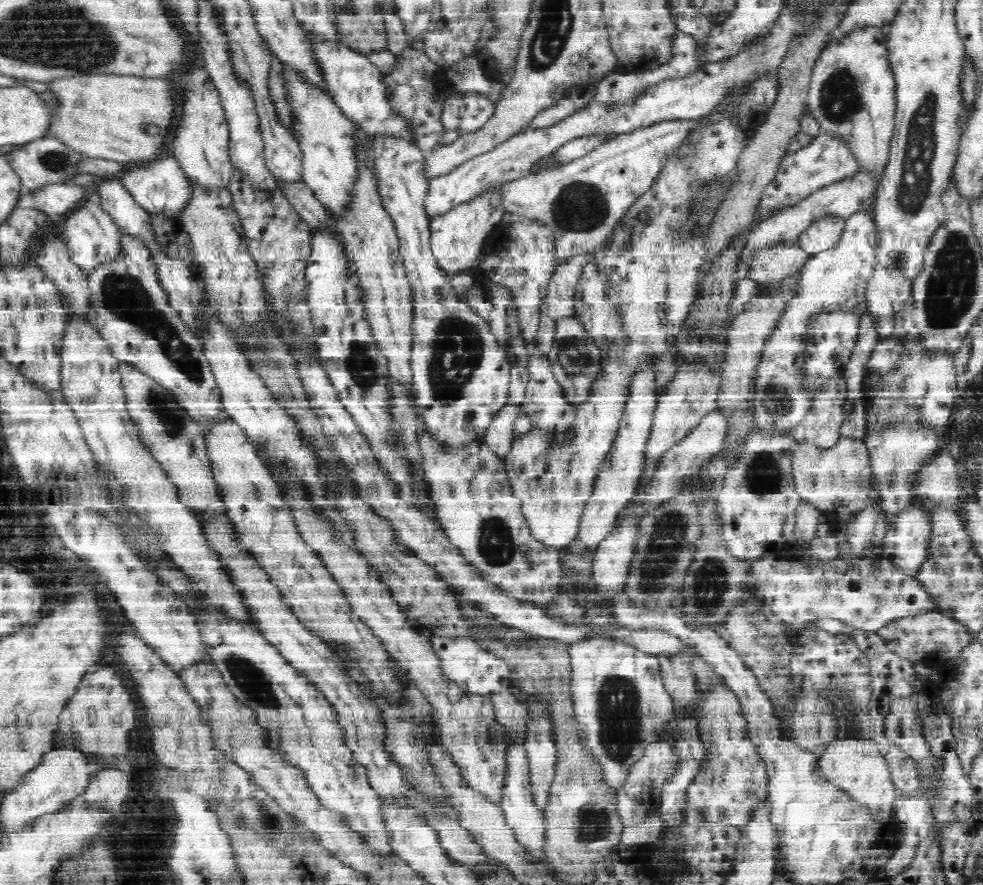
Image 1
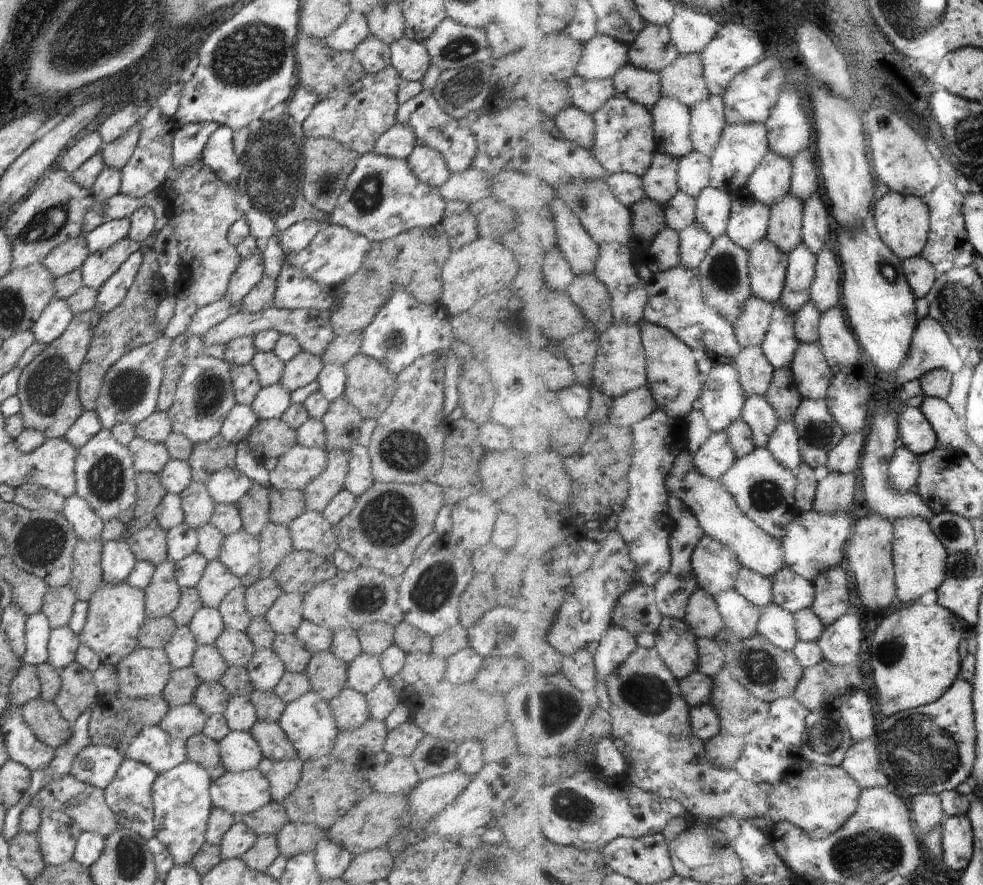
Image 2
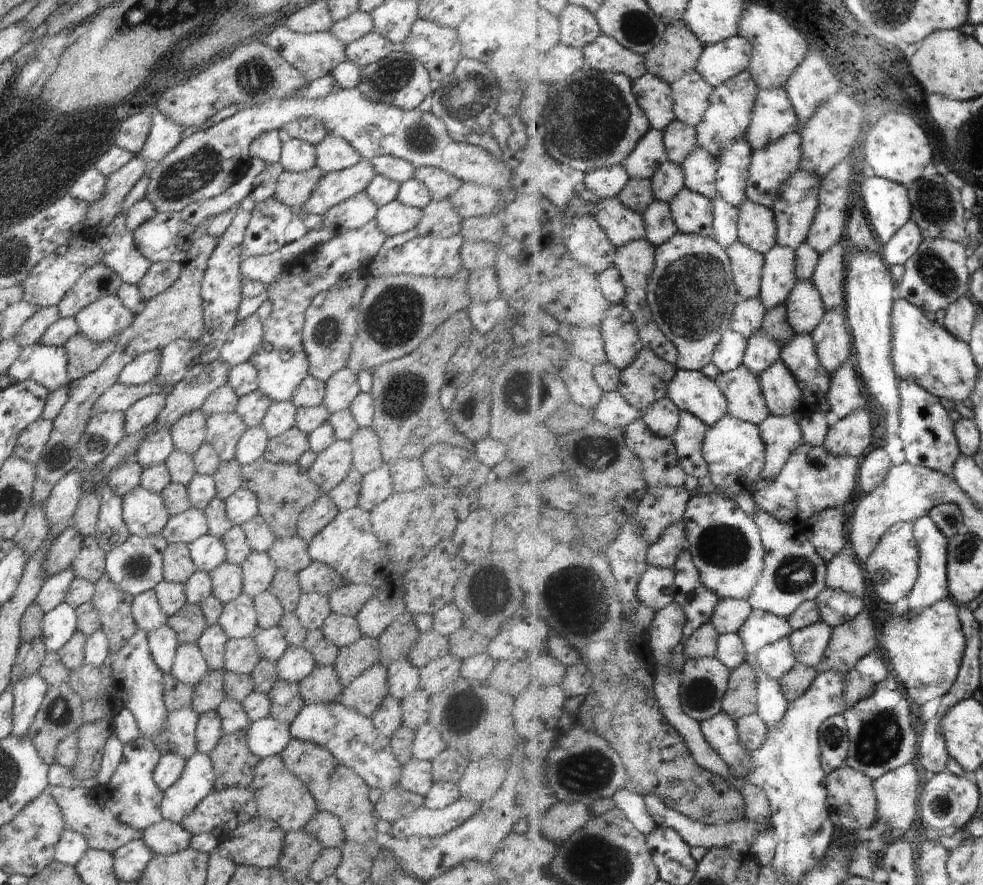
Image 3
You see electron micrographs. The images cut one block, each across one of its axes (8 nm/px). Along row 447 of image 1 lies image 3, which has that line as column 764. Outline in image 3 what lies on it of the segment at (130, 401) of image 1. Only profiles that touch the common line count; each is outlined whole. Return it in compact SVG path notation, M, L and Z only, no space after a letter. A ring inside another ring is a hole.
M799 132L792 133L785 136L778 143L771 144L768 148L762 150L755 150L755 155L752 156L751 175L748 179L747 193L750 200L756 201L756 204L763 204L768 208L773 209L776 200L780 200L783 195L784 186L788 180L800 172L803 168L804 140L802 134Z

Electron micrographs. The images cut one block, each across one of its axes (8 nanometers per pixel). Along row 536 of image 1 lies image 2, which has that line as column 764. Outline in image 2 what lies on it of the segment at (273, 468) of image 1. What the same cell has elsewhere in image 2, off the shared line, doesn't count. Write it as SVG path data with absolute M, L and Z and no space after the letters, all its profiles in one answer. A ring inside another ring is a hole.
M752 296L745 304L743 315L737 320L735 329L743 348L763 346L771 330L775 315L775 304Z

